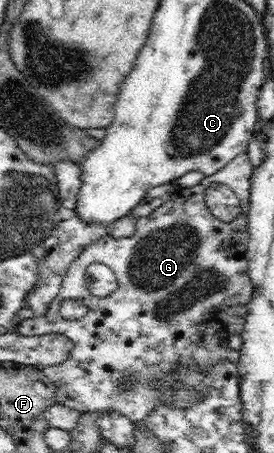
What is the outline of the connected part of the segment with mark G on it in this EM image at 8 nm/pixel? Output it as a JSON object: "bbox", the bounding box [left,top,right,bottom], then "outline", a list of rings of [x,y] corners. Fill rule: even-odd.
{"bbox":[17,152,254,423],"outline":[[[247,152],[241,153],[227,163],[225,167],[222,167],[217,171],[217,173],[205,176],[198,185],[187,188],[177,187],[170,195],[169,201],[165,202],[161,207],[157,207],[155,211],[152,211],[151,215],[136,219],[135,231],[132,236],[113,238],[110,234],[105,233],[103,237],[100,237],[97,241],[94,241],[85,247],[78,256],[78,259],[75,259],[75,261],[70,264],[68,273],[62,279],[60,293],[49,307],[47,307],[47,313],[43,313],[43,315],[38,315],[38,317],[33,317],[32,319],[19,320],[17,333],[20,335],[25,335],[27,337],[31,335],[39,336],[49,333],[57,333],[65,335],[71,340],[71,342],[73,342],[73,349],[71,349],[69,357],[67,357],[63,363],[41,368],[41,370],[45,372],[45,375],[57,384],[57,393],[55,393],[57,404],[76,409],[82,414],[88,412],[117,411],[126,415],[133,423],[138,423],[139,421],[142,421],[146,415],[149,415],[150,411],[153,411],[157,405],[161,405],[161,403],[166,403],[166,405],[171,407],[182,408],[191,405],[191,401],[197,401],[197,399],[199,399],[197,398],[199,392],[197,392],[195,388],[189,388],[189,386],[185,388],[184,385],[175,385],[175,387],[170,387],[170,389],[167,390],[167,387],[160,387],[160,385],[158,385],[158,383],[171,370],[176,370],[178,368],[176,367],[177,364],[181,363],[181,366],[197,366],[197,368],[203,370],[203,372],[210,372],[213,367],[221,361],[238,363],[240,356],[239,350],[233,350],[229,347],[229,338],[231,335],[240,334],[241,331],[243,331],[247,319],[248,304],[249,301],[251,301],[251,297],[253,297],[253,284],[251,284],[251,278],[249,278],[249,274],[247,274],[248,264],[246,257],[247,244],[250,238],[250,235],[248,234],[248,211],[250,208],[249,197],[251,180],[249,180],[249,177],[253,175],[253,169],[254,167],[249,160],[249,156],[247,156]],[[210,183],[226,185],[237,194],[241,203],[241,213],[237,219],[233,219],[231,222],[223,222],[217,219],[209,211],[208,205],[205,203],[205,191],[207,191],[207,187],[209,187]],[[93,263],[104,264],[110,268],[117,277],[119,287],[117,287],[117,290],[113,291],[108,297],[96,297],[87,290],[86,270],[90,264]],[[67,299],[81,300],[81,303],[88,307],[87,313],[82,319],[68,321],[67,319],[61,318],[61,315],[59,315],[59,304]],[[123,379],[132,379],[131,385],[129,385],[129,387],[124,387],[124,385],[122,385]]]}

